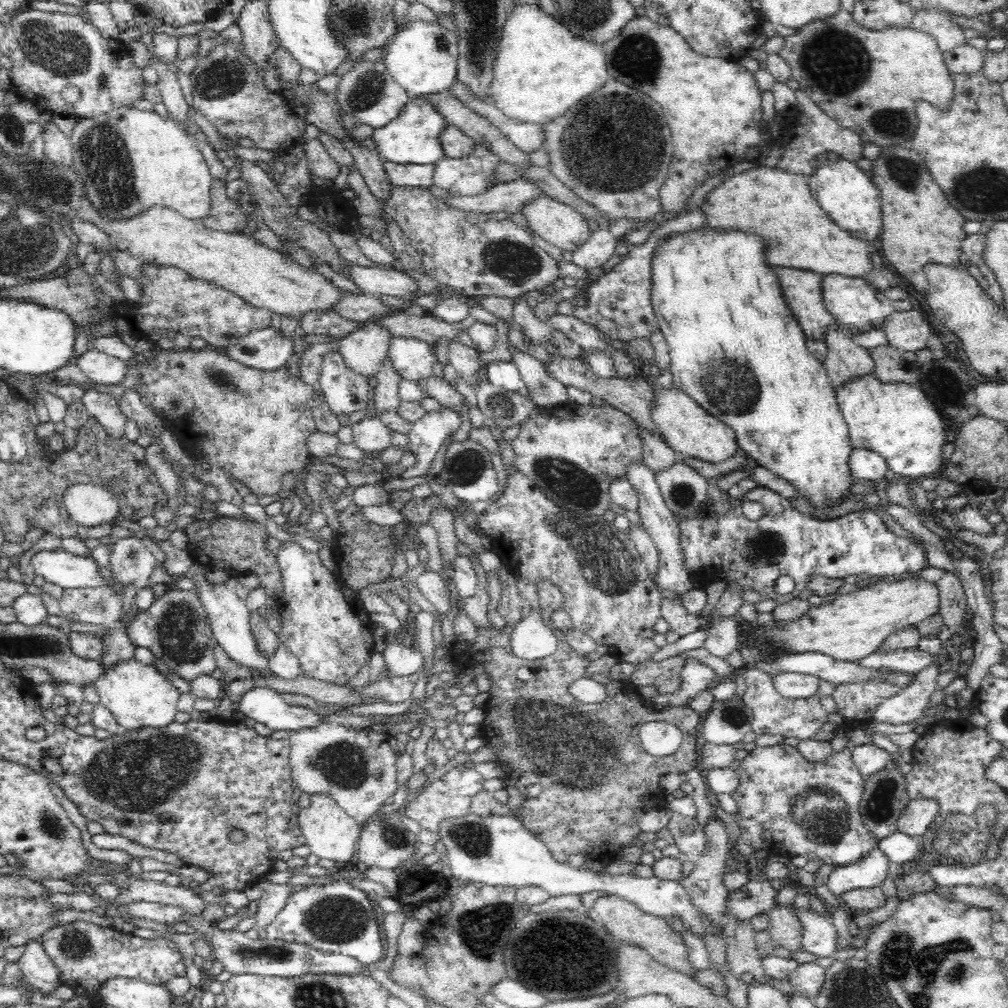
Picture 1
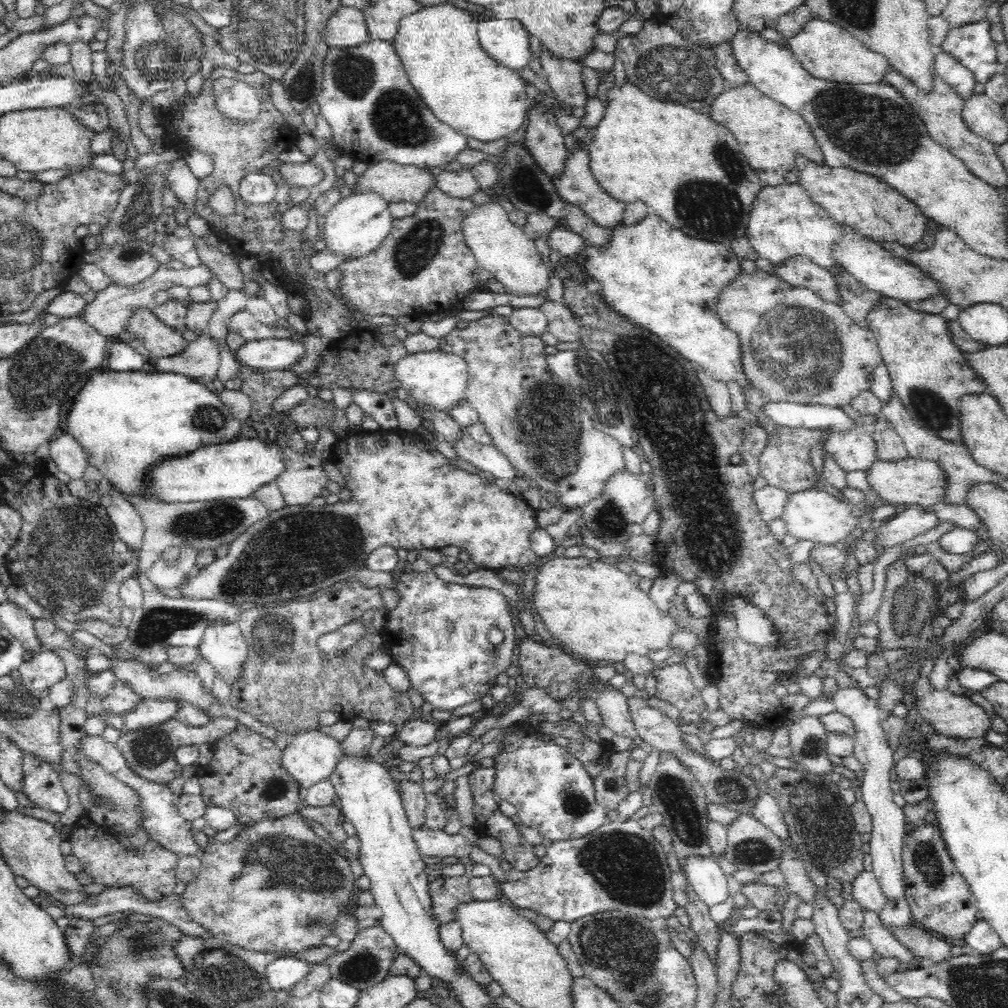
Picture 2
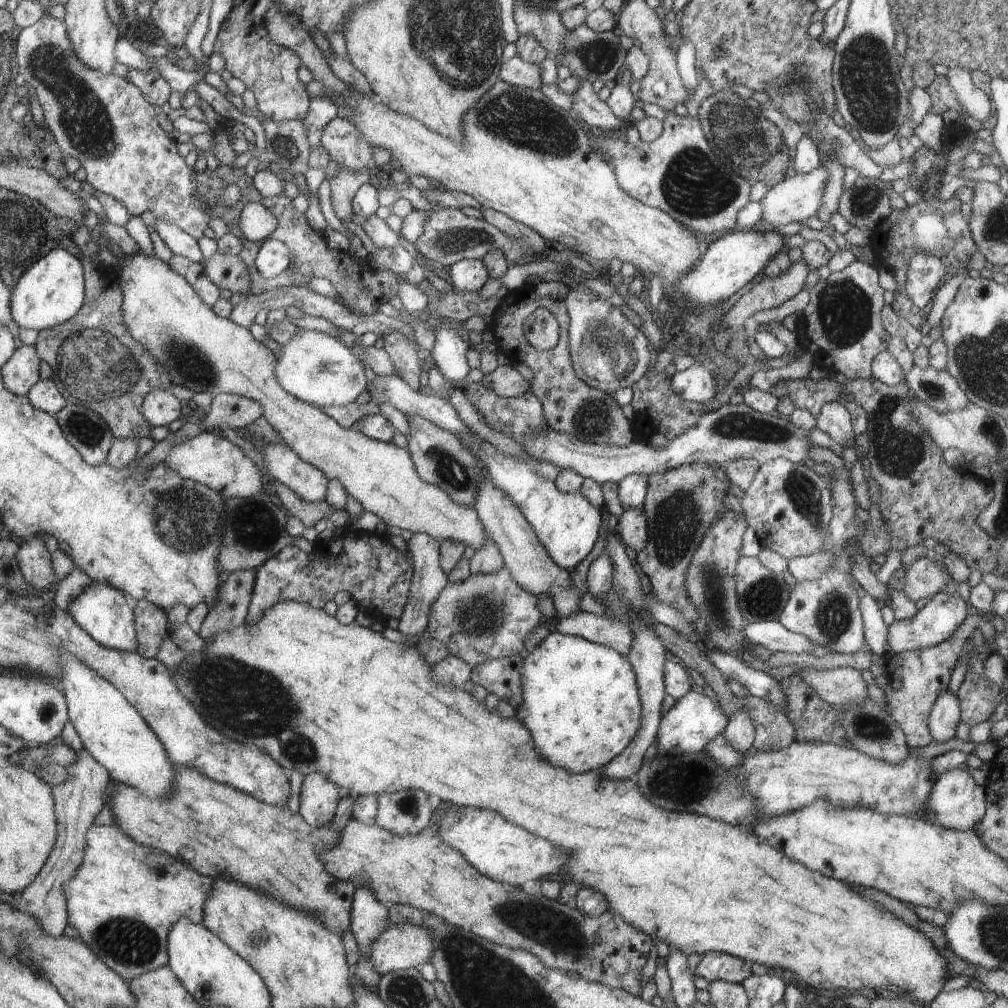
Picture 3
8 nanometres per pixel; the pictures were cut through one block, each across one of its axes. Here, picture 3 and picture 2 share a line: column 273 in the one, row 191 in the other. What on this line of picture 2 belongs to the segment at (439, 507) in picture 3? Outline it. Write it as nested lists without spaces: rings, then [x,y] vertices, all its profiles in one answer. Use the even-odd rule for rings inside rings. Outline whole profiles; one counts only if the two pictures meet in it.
[[[390,161],[371,162],[368,164],[364,173],[357,177],[357,181],[353,186],[354,194],[364,194],[372,192],[379,194],[384,202],[414,202],[419,205],[421,198],[428,189],[434,188],[435,176],[427,169],[423,169],[414,165],[401,165],[400,163]]]

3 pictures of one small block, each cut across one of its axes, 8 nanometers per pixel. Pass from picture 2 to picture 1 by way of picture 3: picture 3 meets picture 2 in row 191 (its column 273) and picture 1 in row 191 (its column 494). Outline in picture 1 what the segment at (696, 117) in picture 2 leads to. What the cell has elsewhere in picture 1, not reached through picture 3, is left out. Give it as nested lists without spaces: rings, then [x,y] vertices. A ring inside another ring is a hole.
[[[760,164],[722,180],[706,195],[706,202],[700,208],[705,215],[705,229],[716,230],[718,234],[726,234],[728,230],[742,230],[742,234],[752,232],[764,236],[768,244],[768,262],[774,268],[796,268],[822,276],[842,274],[850,278],[864,277],[873,268],[870,256],[874,245],[862,242],[860,238],[852,238],[852,234],[840,229],[818,204],[816,198],[812,198],[807,176]]]

